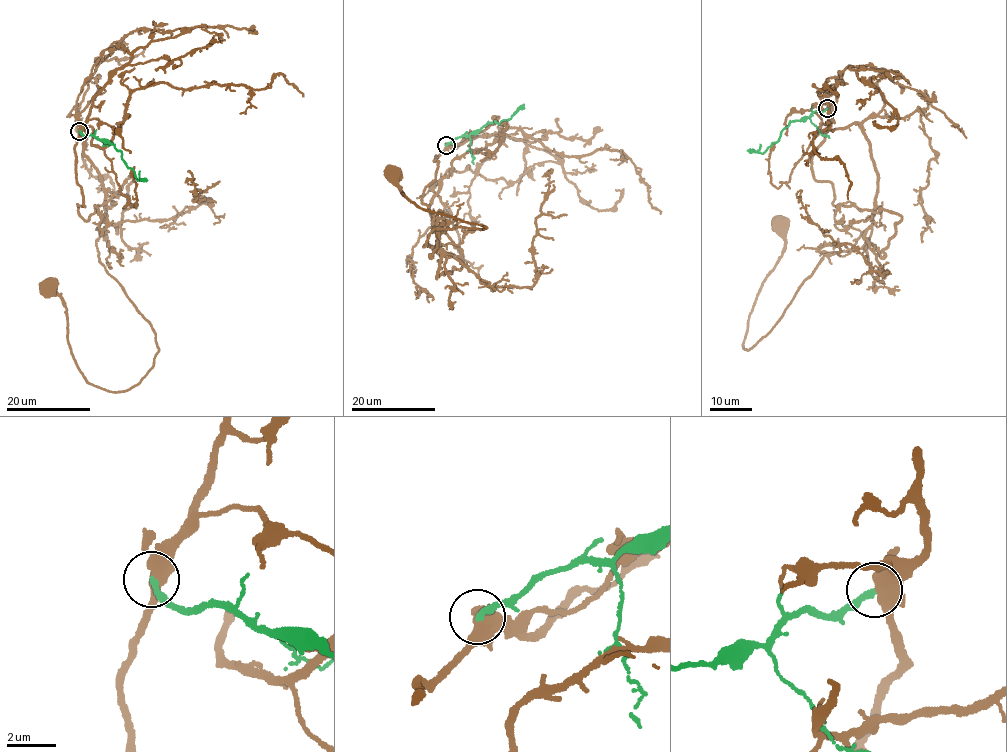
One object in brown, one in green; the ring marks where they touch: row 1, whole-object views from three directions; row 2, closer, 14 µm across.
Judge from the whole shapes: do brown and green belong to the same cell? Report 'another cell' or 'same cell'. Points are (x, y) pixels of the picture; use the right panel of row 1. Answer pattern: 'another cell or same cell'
another cell

